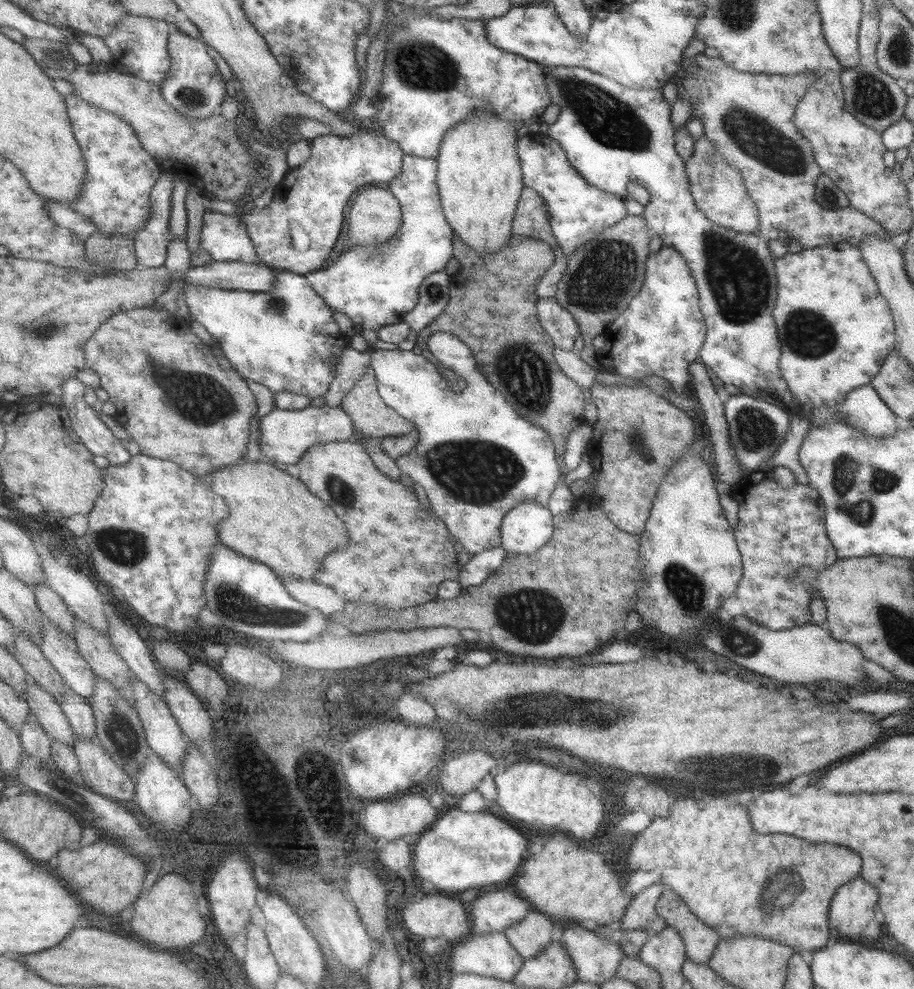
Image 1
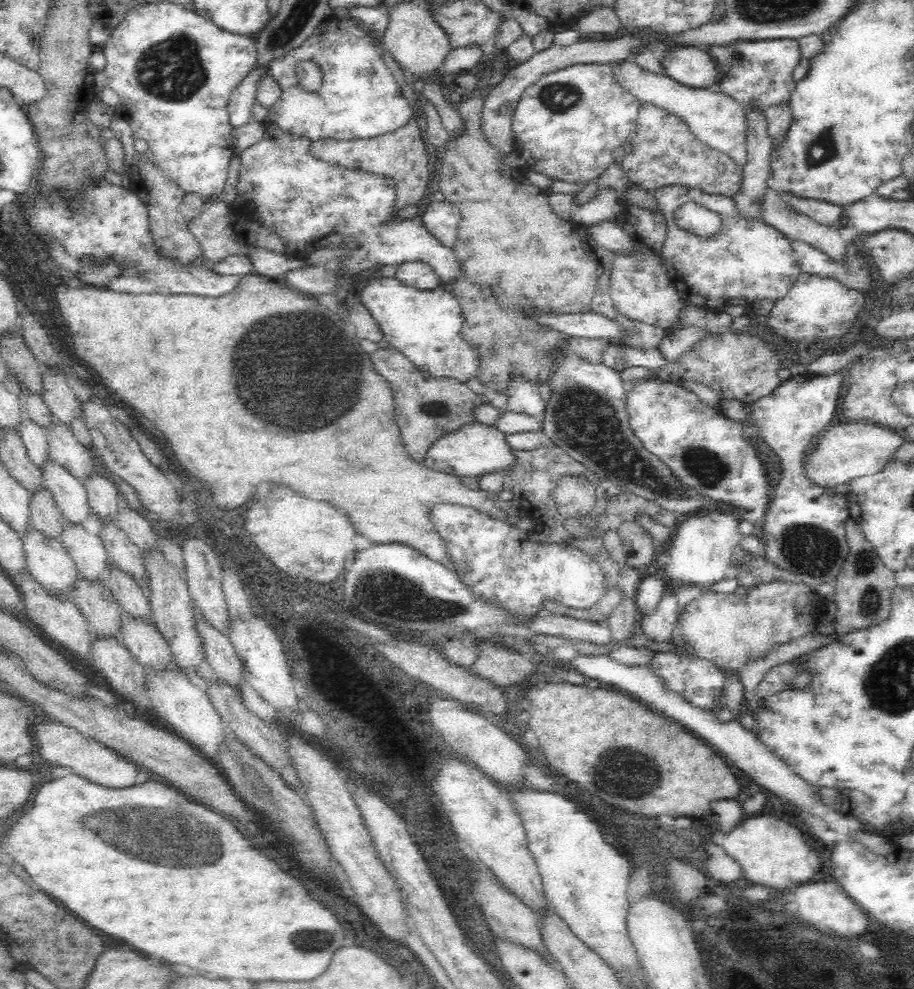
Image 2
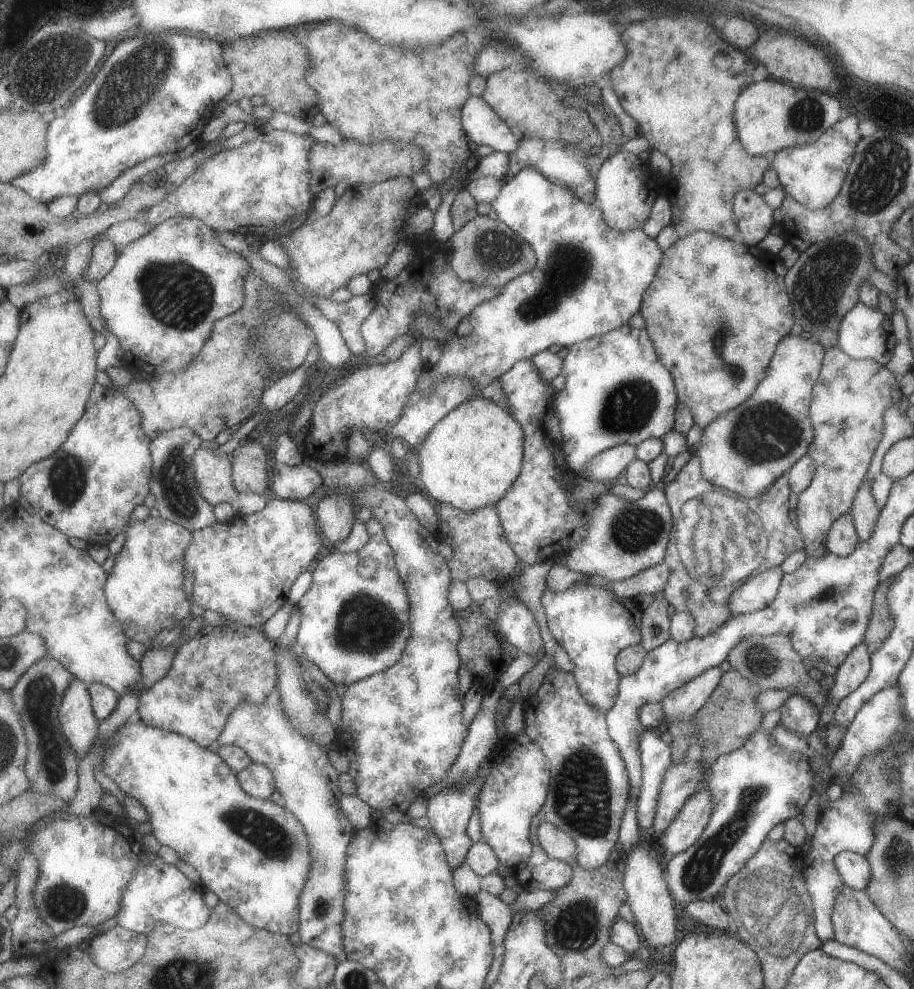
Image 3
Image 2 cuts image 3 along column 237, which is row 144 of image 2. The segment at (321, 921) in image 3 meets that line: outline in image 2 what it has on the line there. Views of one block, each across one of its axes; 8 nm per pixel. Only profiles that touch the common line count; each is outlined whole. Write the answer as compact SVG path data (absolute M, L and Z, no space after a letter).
M628 60L612 64L612 76L616 84L632 92L642 104L656 104L658 108L664 108L666 112L674 112L676 116L682 116L692 126L700 142L704 142L706 146L728 154L736 164L742 164L742 166L748 164L748 150L746 150L746 136L744 136L744 110L746 108L738 104L732 96L724 92L716 92L716 90L690 88L666 74L648 72L640 68L636 62L628 62Z

